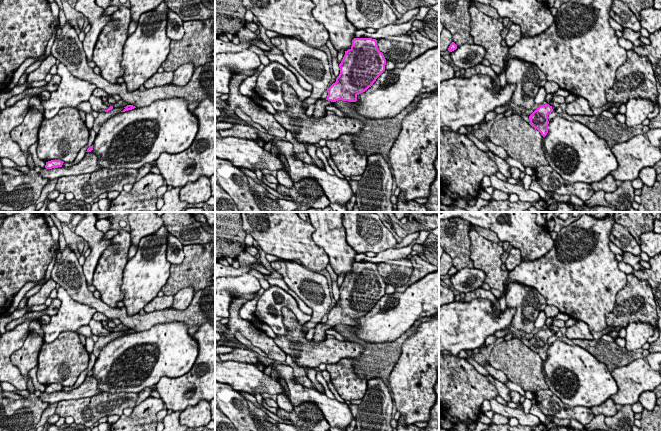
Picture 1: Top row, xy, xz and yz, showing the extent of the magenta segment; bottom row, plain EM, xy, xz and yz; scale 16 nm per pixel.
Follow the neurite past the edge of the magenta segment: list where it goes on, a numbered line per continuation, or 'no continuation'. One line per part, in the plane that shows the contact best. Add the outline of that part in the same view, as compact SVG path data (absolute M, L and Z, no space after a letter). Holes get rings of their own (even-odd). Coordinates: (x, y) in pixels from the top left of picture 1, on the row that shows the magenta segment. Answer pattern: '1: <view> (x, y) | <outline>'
1: xz (319, 111) | M319 99L315 102L315 108L314 108L314 111L313 111L313 115L312 115L312 118L315 118L315 119L321 119L322 117L325 116L325 113L327 112L326 111L326 107L328 105L331 105L333 102L331 101L328 101L326 99Z

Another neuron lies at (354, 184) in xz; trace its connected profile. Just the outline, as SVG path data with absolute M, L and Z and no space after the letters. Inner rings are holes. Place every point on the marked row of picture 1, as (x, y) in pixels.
M350 180L349 183L350 183L350 186L352 188L352 191L353 191L354 195L351 197L351 199L347 203L346 208L347 208L347 211L353 212L353 207L356 204L355 193L358 190L358 181Z

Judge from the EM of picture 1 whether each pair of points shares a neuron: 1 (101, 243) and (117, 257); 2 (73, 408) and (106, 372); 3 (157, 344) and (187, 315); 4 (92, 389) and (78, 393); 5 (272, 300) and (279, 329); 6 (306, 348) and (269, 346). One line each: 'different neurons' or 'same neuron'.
1: different neurons
2: different neurons
3: different neurons
4: same neuron
5: same neuron
6: different neurons

